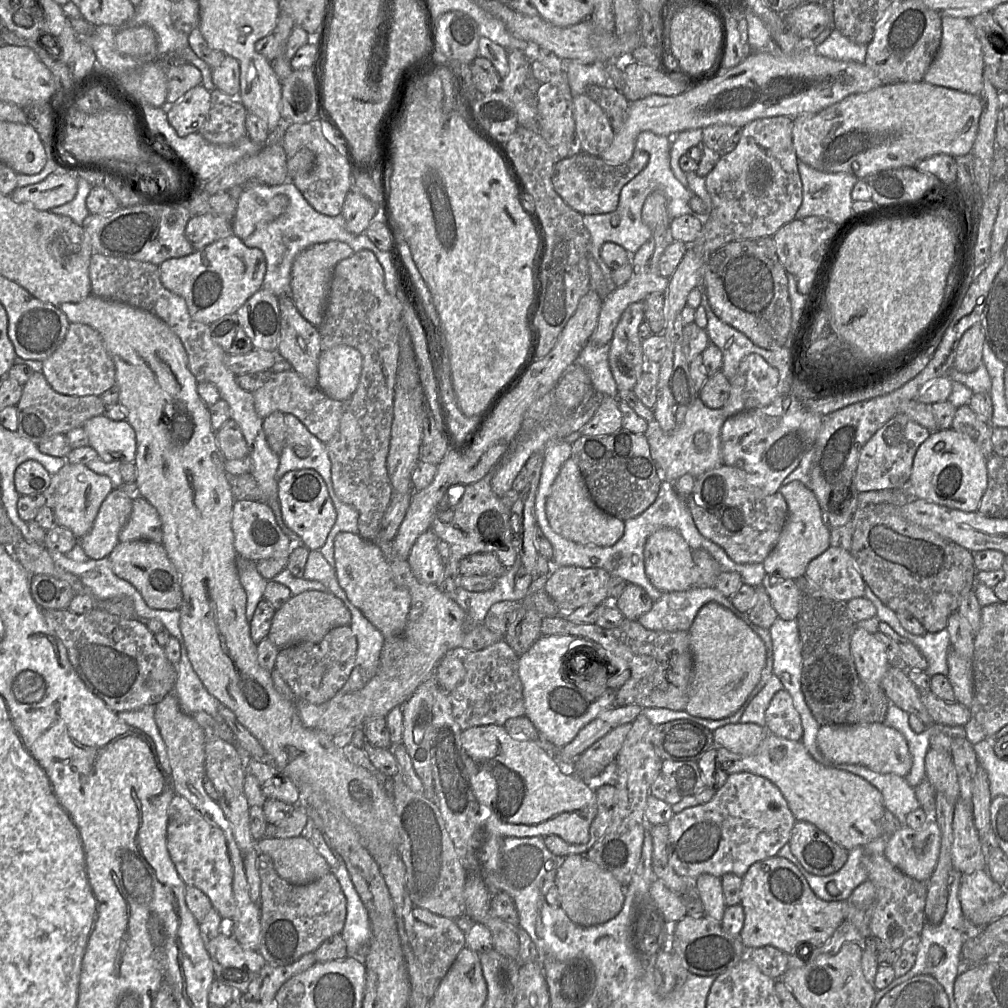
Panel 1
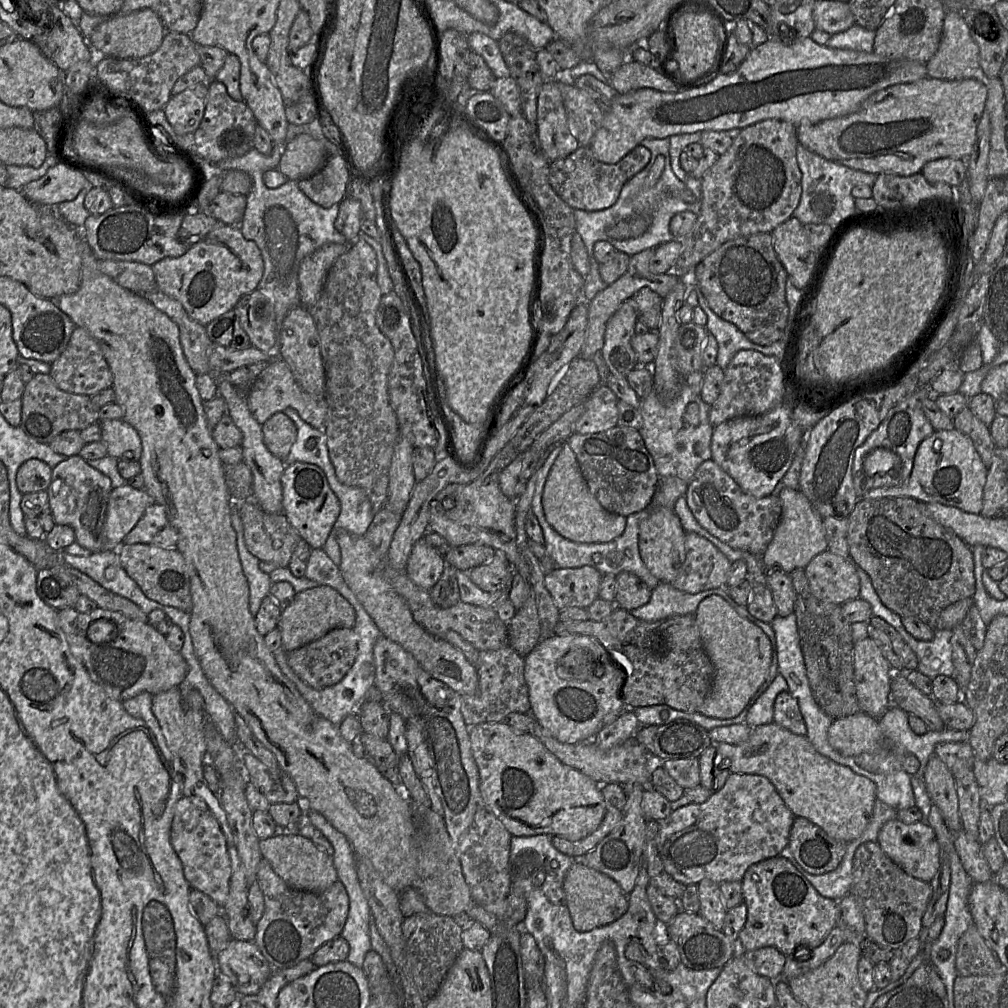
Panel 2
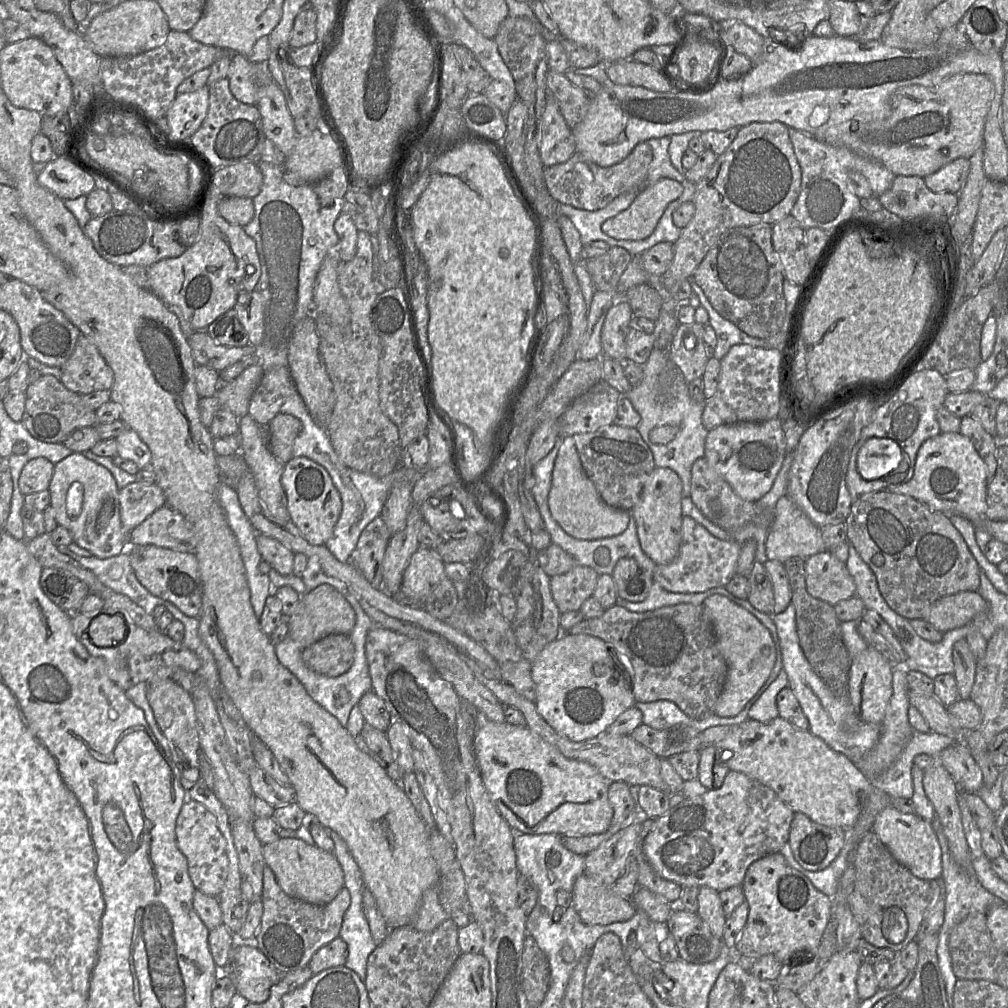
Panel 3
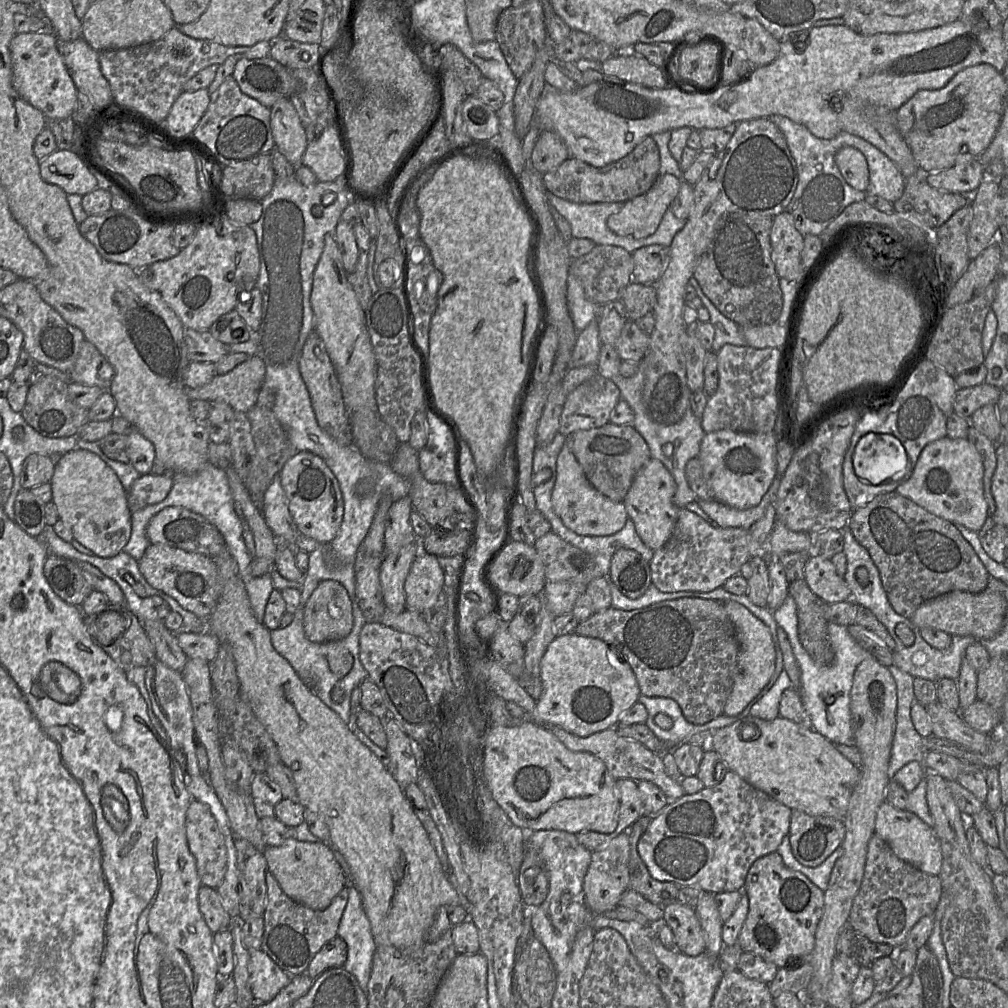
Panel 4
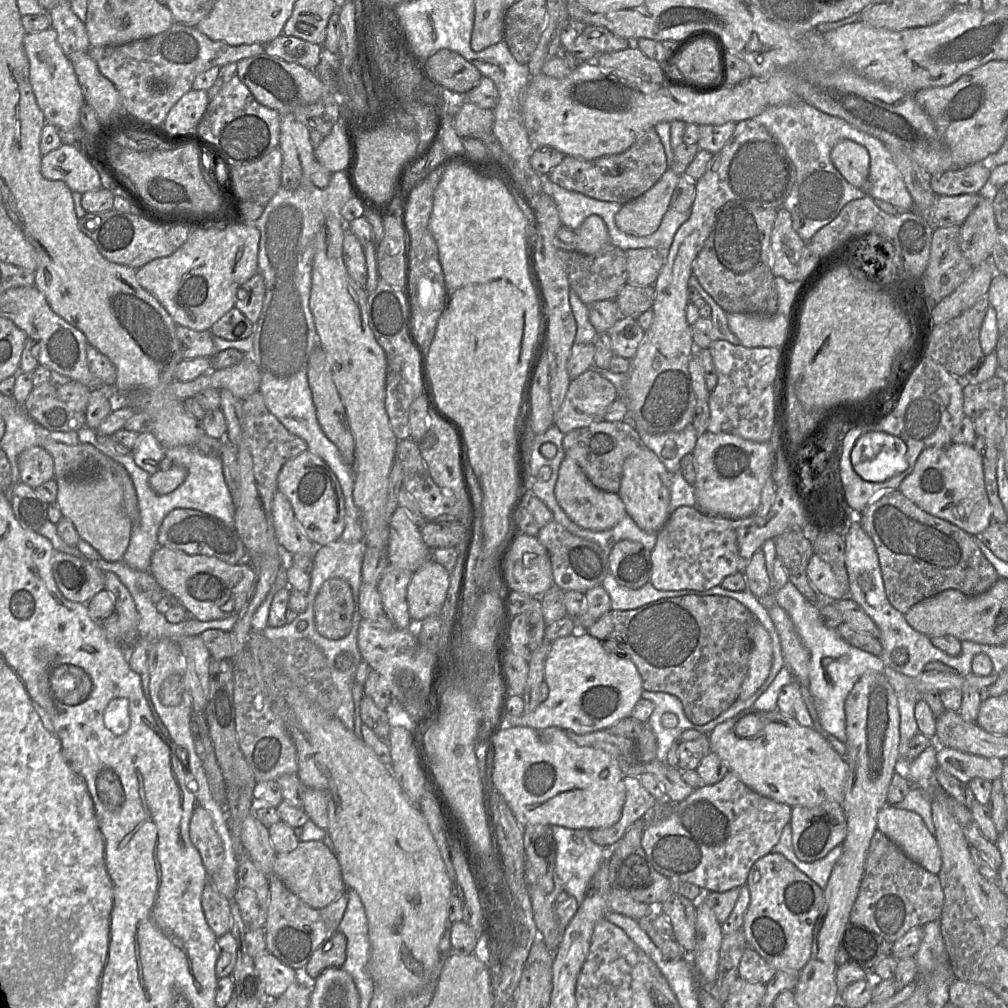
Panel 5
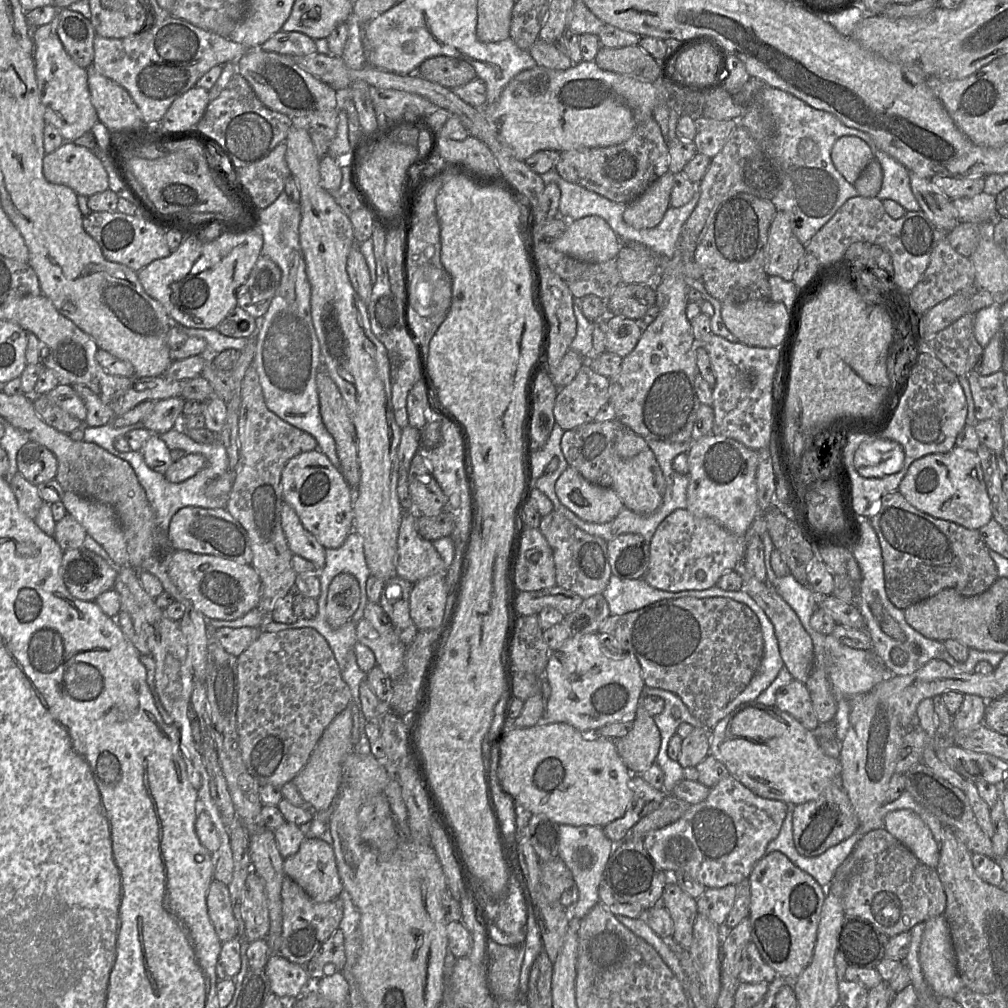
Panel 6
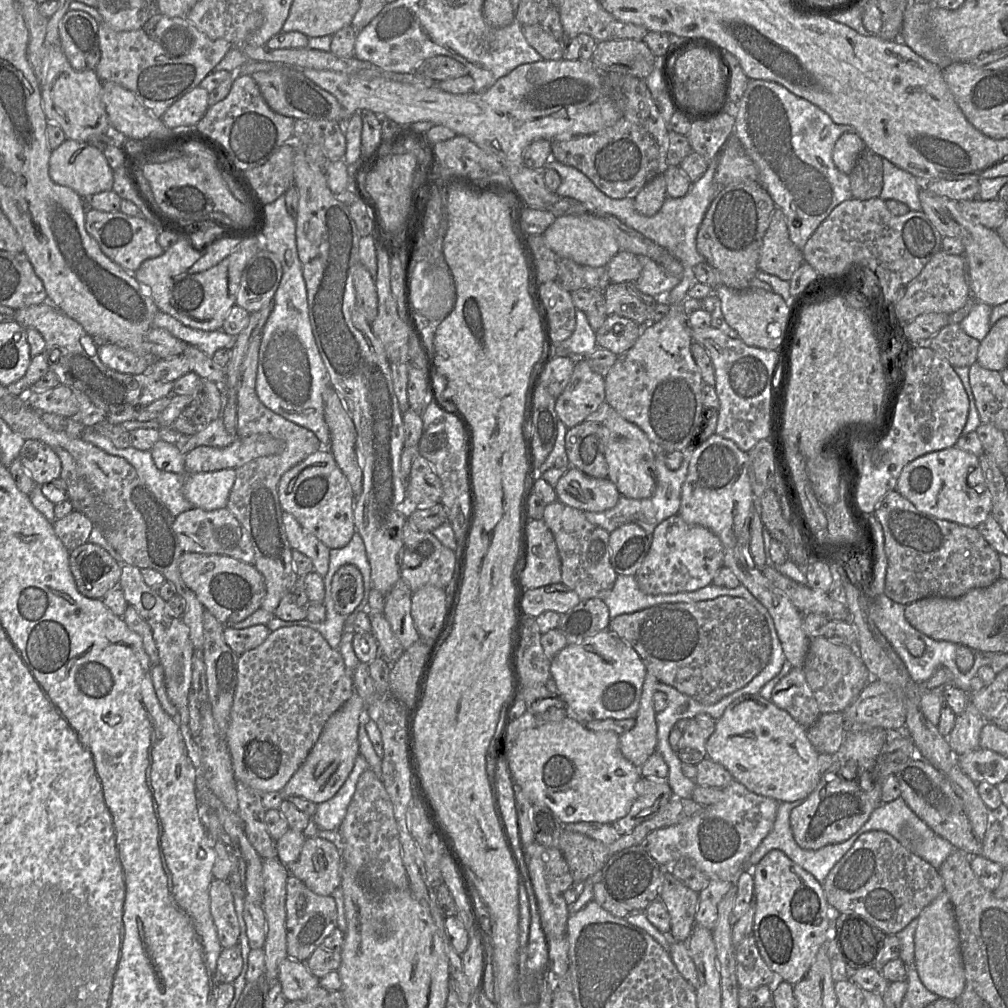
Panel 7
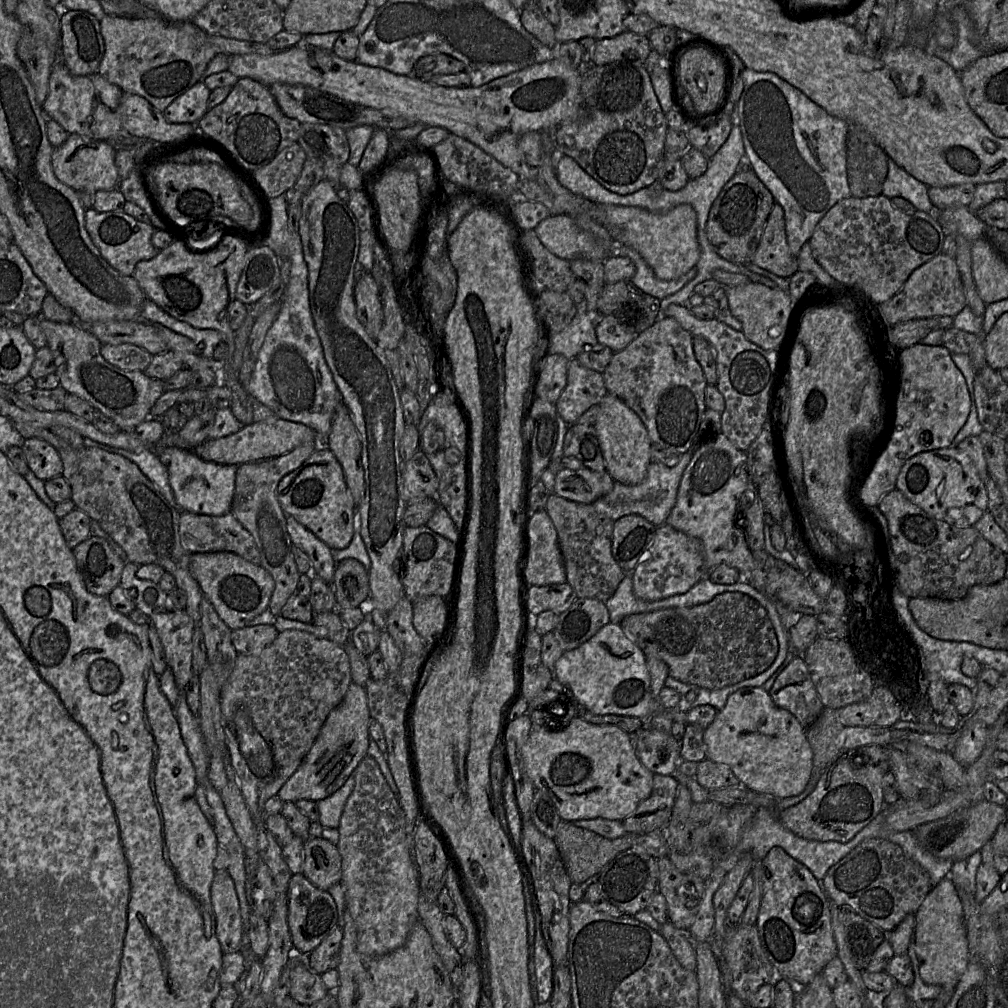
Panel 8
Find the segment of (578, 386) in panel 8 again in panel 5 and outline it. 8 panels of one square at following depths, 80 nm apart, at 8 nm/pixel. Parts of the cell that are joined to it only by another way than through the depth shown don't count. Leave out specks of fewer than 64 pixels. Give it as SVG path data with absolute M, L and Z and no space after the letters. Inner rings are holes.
M592 368L573 379L560 409L554 413L554 425L567 434L592 423L604 421L609 406L618 399L616 387L598 369Z

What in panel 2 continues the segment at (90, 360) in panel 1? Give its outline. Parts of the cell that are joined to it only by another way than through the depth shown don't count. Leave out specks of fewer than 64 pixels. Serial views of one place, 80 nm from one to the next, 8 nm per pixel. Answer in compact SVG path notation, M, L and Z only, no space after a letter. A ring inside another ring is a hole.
M79 326L73 330L65 350L51 363L49 375L59 389L72 394L92 396L113 386L113 373L99 343Z

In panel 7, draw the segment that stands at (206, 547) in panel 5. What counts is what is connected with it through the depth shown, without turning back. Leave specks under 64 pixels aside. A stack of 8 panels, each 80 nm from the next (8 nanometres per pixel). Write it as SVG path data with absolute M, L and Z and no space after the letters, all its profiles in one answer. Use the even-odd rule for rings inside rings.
M226 507L212 511L200 508L186 510L176 516L174 530L184 552L224 555L247 564L254 563L254 550L249 534Z

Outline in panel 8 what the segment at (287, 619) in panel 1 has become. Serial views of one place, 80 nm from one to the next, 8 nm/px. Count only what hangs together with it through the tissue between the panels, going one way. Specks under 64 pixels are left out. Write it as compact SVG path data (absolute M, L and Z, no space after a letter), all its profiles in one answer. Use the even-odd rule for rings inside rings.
M346 558L337 565L333 584L339 608L356 608L369 598L368 572L364 565L354 558Z

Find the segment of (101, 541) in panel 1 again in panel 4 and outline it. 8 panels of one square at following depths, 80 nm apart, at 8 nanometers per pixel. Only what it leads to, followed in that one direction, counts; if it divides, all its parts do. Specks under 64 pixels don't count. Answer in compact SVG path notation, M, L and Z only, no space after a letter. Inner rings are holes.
M144 474L137 479L127 491L128 507L134 513L147 505L162 502L169 494L174 484L174 475Z

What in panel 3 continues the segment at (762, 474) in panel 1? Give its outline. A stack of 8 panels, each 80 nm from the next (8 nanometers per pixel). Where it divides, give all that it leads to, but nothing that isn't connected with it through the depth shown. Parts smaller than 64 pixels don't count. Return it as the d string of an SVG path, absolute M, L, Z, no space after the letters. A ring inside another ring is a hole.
M781 420L720 425L707 434L705 458L735 493L746 501L756 502L770 491L785 456L786 440Z

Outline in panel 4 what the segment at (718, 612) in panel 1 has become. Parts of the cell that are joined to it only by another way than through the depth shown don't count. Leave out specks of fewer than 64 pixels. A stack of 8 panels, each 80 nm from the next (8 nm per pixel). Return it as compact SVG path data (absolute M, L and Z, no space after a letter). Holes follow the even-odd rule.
M723 601L724 609L731 620L739 642L738 665L732 691L724 705L723 714L737 716L756 697L771 679L776 666L776 652L769 628L743 605Z

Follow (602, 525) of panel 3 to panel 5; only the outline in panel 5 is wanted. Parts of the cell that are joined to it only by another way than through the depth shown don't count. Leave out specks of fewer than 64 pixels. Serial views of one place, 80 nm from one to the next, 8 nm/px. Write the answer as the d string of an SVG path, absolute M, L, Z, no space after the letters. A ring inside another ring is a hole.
M565 457L561 463L554 493L558 504L566 515L584 529L608 530L617 525L627 514L619 495L595 487L576 461L570 457Z

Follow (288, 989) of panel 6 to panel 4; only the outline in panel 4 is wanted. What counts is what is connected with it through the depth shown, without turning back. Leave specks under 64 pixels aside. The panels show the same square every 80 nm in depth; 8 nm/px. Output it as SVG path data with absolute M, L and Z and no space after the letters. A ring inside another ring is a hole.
M263 950L248 951L253 997L256 1002L269 1002L289 984L292 976L284 972Z

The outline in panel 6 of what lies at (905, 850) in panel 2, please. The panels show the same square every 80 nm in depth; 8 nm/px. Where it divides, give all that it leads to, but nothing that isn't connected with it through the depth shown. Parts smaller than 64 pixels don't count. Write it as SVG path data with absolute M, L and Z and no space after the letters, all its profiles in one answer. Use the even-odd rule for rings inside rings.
M909 809L892 811L884 819L884 829L922 863L931 868L937 867L940 859L939 845L917 813Z

